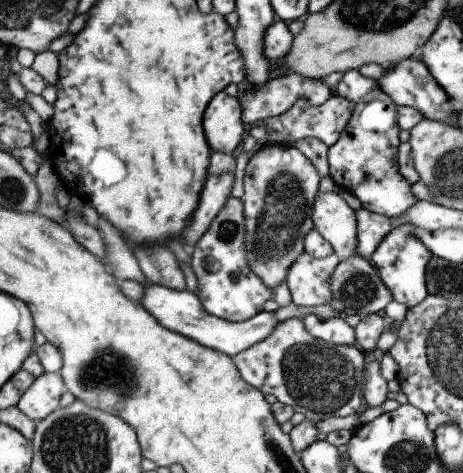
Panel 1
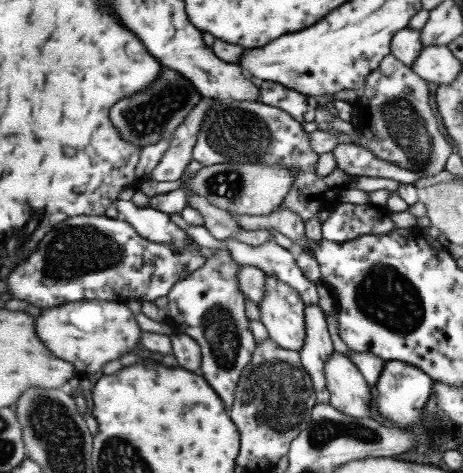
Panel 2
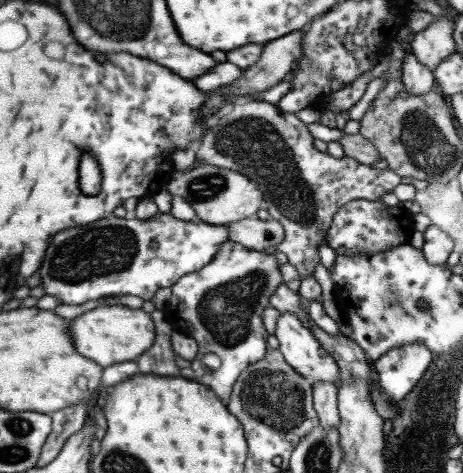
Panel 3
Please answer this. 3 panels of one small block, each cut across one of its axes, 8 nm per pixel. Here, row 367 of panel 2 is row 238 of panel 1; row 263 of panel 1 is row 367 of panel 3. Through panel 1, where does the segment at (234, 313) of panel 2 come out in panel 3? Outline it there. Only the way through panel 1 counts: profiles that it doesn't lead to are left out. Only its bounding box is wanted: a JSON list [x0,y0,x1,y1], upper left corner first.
[167,240,283,404]

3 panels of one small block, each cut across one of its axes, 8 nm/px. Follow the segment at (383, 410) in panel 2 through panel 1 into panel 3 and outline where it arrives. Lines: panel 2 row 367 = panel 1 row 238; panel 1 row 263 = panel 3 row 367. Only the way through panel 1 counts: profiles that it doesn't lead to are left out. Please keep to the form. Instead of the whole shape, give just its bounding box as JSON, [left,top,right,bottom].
[373,344,433,404]

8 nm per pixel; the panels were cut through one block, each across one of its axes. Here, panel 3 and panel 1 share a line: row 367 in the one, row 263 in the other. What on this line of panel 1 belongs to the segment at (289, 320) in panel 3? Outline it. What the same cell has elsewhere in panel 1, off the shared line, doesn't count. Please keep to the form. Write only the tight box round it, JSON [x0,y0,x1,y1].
[287,252,339,306]

